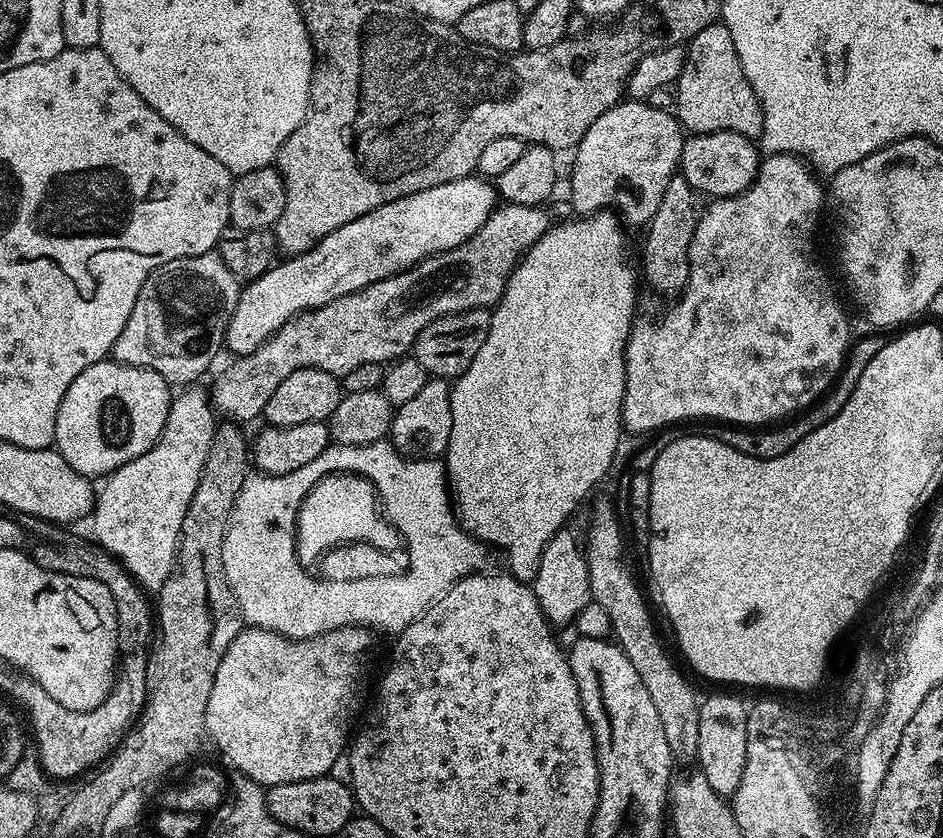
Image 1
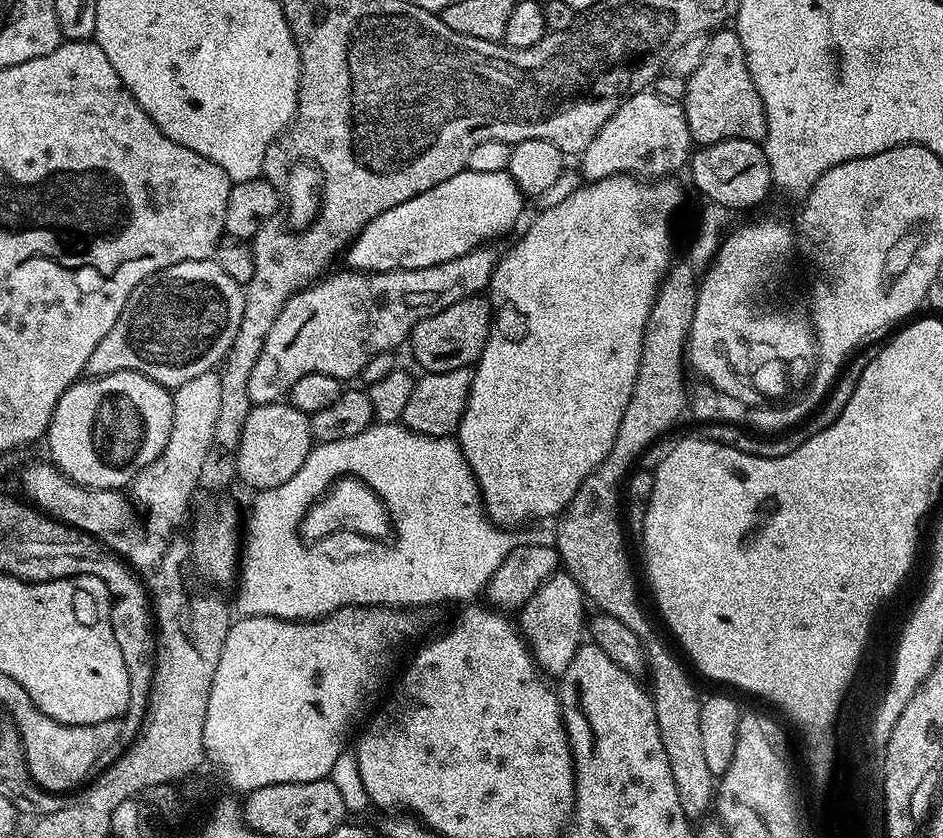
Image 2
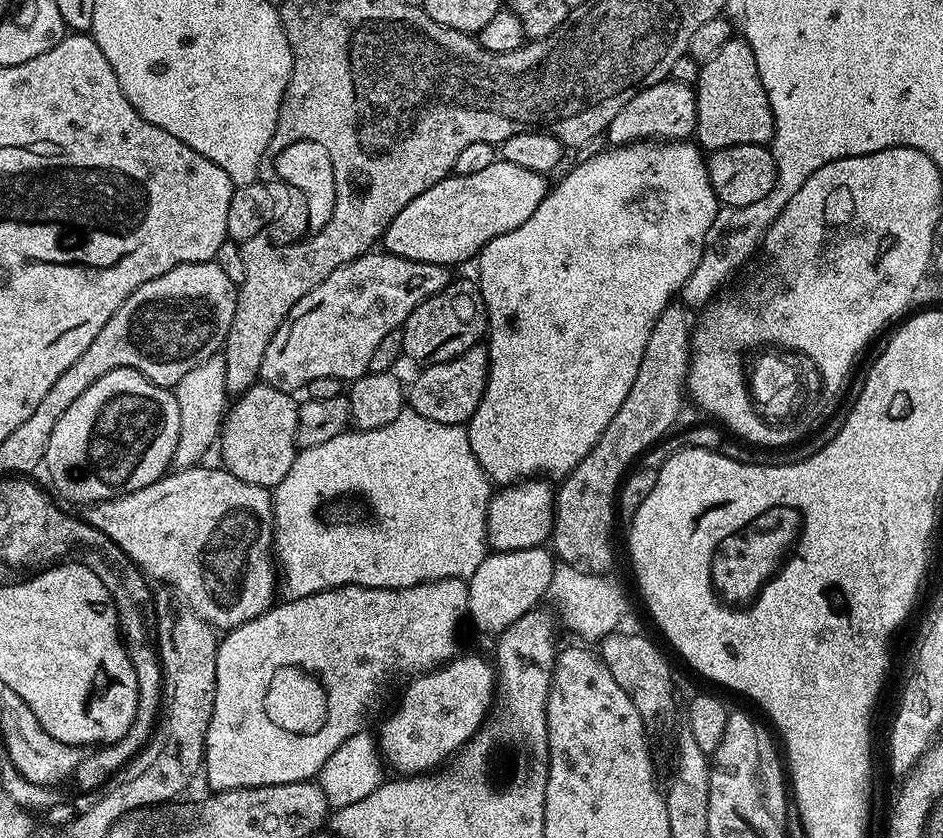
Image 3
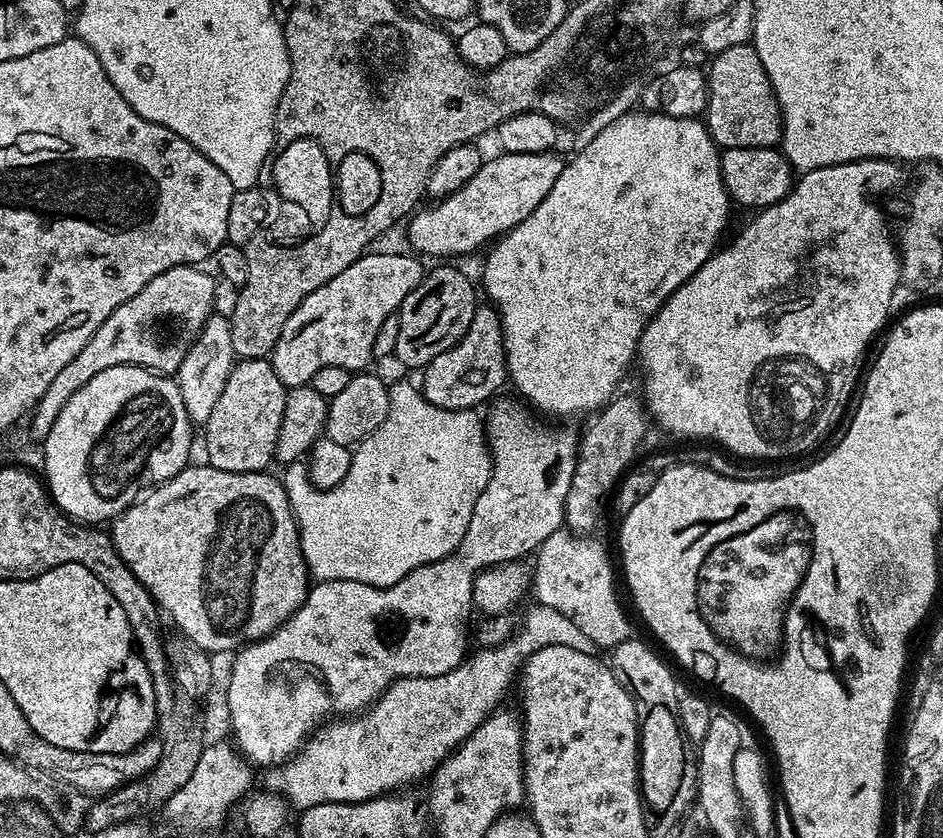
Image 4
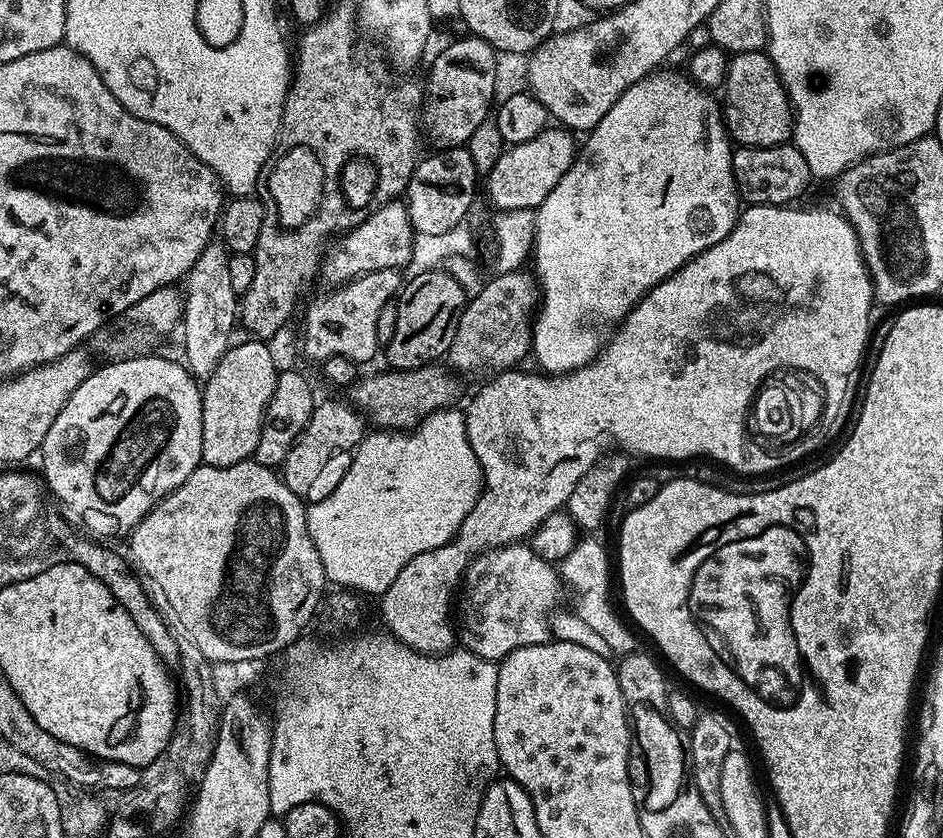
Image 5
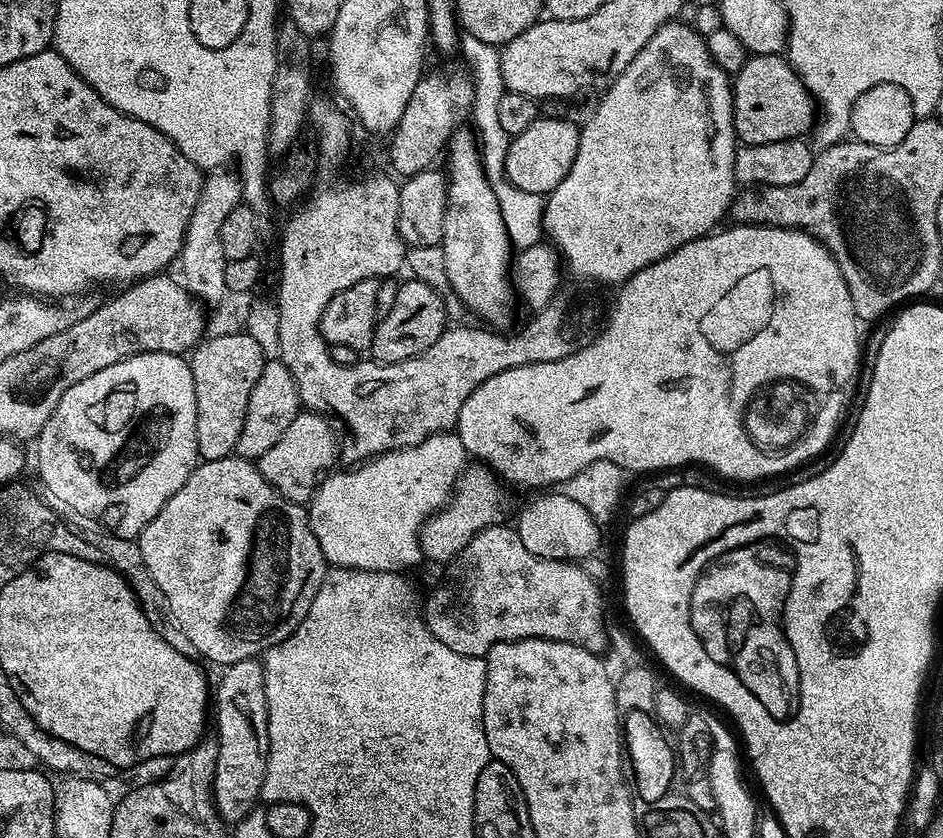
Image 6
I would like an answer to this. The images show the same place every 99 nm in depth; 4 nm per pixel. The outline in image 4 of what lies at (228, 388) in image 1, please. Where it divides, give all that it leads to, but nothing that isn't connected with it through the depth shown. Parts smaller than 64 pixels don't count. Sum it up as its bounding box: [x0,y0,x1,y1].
[270,250,426,389]

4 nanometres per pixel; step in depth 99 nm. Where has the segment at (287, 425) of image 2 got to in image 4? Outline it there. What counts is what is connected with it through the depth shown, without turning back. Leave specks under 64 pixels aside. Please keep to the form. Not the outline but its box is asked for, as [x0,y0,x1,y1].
[202,359,287,472]

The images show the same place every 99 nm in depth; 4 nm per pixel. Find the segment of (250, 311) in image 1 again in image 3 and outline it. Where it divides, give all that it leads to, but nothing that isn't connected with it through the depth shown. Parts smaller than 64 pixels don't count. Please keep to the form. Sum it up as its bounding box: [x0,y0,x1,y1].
[383,158,550,266]

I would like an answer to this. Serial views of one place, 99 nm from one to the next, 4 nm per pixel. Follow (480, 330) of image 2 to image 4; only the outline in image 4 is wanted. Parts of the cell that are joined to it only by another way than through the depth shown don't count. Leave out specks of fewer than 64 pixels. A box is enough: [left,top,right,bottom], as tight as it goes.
[394,268,477,369]

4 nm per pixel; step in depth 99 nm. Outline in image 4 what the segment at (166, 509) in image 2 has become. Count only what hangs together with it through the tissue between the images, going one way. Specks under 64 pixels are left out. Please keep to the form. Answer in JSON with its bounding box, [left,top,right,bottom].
[174,314,237,426]

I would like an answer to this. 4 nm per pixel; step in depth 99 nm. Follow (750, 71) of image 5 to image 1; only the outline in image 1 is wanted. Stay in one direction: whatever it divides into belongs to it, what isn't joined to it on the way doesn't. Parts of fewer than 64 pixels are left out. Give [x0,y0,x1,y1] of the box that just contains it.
[674,22,764,141]

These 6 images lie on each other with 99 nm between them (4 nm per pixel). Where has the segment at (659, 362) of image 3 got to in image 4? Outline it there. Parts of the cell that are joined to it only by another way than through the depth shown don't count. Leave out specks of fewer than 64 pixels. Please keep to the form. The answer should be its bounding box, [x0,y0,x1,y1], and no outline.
[564,395,650,534]

